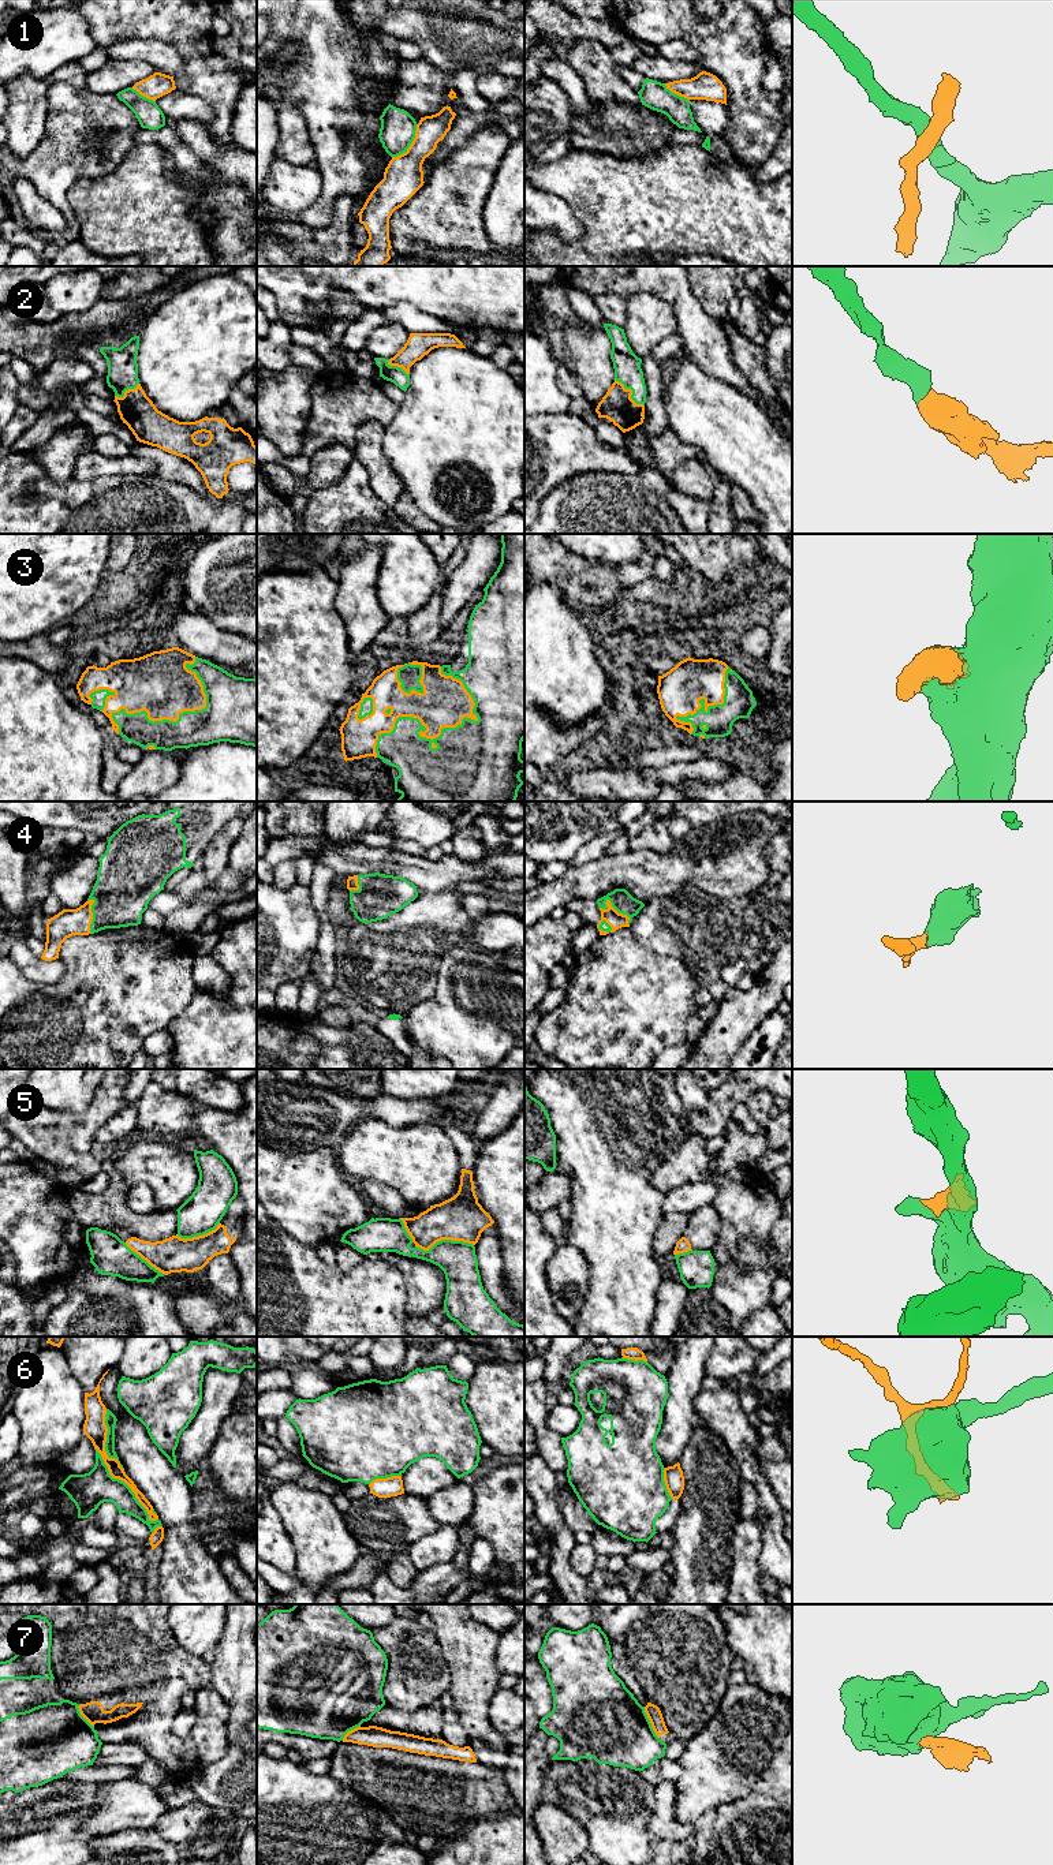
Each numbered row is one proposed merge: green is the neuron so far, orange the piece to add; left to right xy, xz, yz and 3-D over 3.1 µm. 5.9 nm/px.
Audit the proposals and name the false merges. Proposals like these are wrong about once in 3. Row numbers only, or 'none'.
1, 5, 6, 7

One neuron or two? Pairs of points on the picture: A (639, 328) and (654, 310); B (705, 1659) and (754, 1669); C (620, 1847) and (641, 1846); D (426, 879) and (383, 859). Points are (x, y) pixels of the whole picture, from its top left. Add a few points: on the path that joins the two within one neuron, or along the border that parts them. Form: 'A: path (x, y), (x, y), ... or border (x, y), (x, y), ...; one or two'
A: path (643, 324), (650, 314); one
B: border (724, 1625), (727, 1643), (735, 1655); two
C: path (626, 1846), (635, 1846); one
D: path (415, 870), (394, 863); one

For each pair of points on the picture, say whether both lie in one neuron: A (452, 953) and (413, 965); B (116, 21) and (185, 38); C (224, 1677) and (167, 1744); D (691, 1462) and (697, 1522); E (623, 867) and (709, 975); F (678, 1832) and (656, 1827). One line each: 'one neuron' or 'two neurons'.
A: two neurons
B: one neuron
C: two neurons
D: one neuron
E: two neurons
F: one neuron

